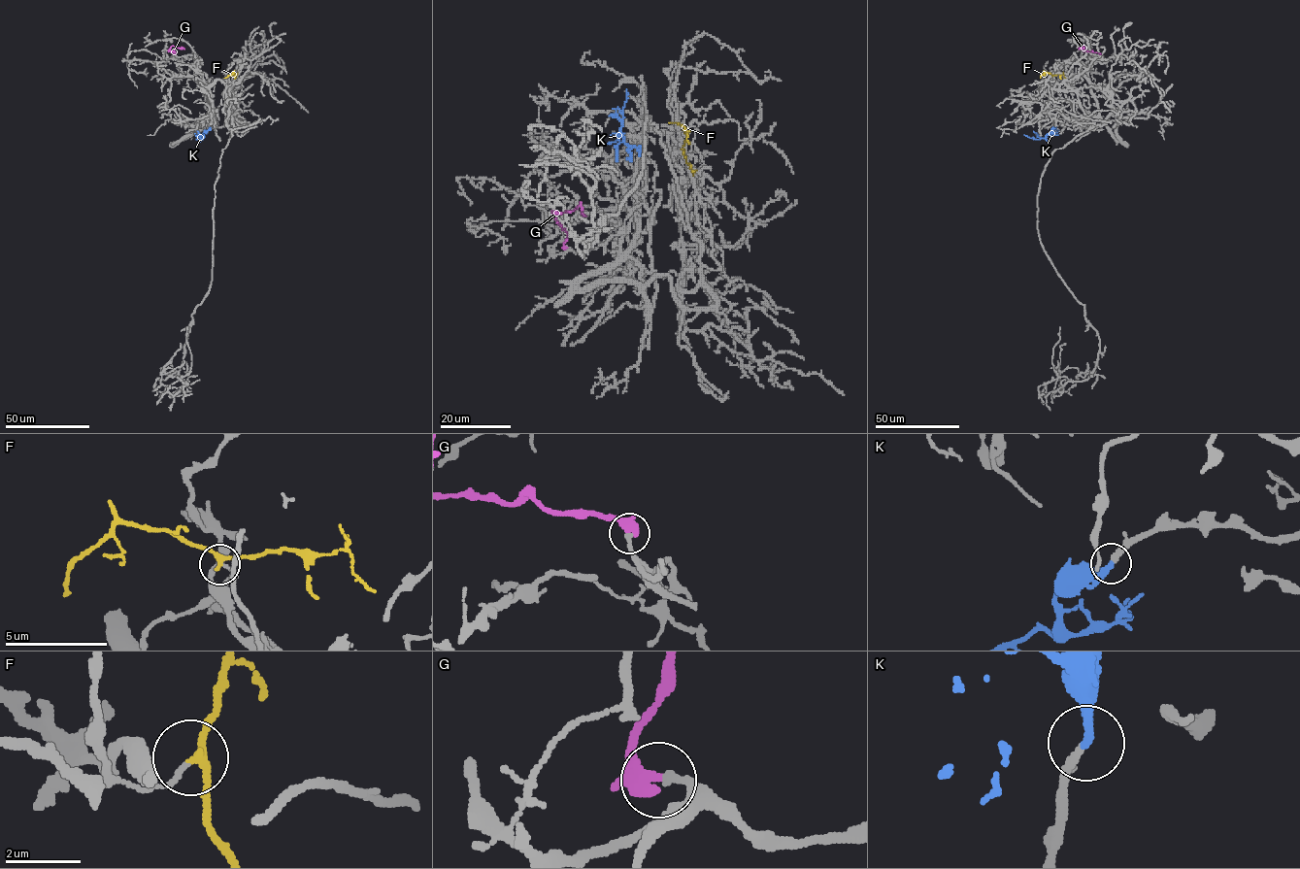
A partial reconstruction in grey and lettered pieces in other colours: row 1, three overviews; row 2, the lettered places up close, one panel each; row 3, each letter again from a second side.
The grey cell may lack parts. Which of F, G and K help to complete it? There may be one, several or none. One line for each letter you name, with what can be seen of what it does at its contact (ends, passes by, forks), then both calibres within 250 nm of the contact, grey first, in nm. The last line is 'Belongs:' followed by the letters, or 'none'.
G: It passes by. Thickness 200 nm (grey) against 300 nm
K: It ends there. Thickness 200 nm (grey) against 240 nm
Belongs: G, K

